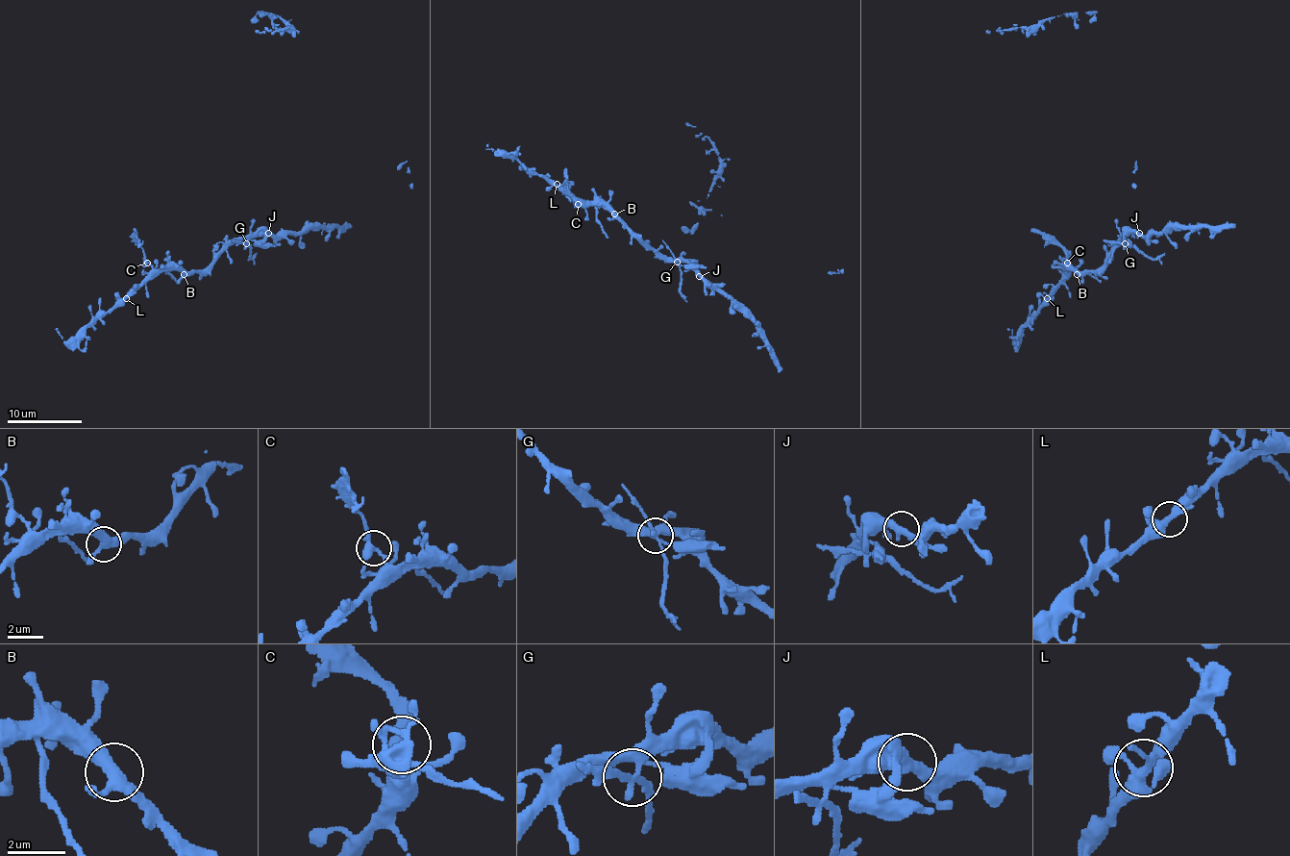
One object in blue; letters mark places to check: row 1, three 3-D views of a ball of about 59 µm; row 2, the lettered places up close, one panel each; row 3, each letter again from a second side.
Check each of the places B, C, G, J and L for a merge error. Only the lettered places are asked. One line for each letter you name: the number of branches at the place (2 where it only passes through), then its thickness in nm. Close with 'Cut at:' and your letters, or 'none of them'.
C: 2 | 400 nm
G: 5 | 240 nm
Cut at: C, G

